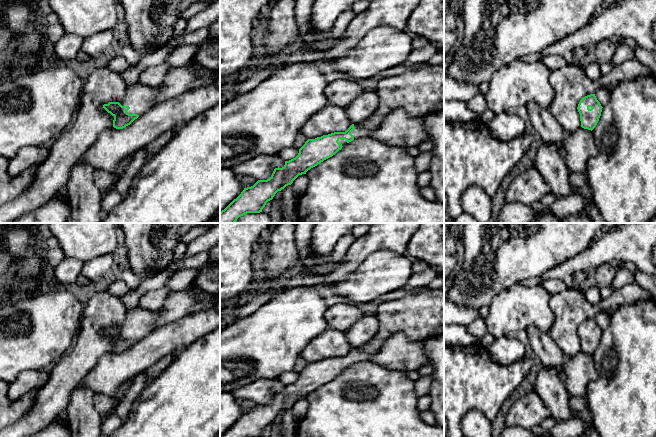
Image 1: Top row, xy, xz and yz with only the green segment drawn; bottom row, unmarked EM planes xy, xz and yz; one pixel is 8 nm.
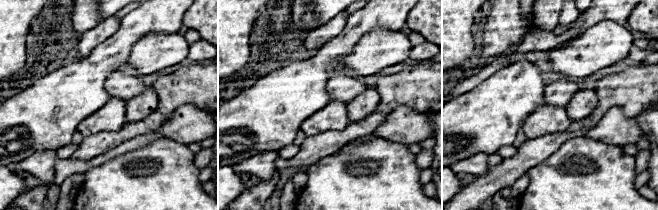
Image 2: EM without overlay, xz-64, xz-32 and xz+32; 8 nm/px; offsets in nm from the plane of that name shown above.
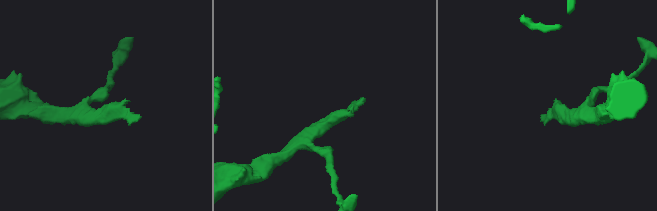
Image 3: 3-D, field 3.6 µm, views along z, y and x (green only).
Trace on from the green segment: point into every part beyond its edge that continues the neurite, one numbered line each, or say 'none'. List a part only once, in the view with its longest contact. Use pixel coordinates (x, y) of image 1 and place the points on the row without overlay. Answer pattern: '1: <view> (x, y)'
1: xy (140, 322)

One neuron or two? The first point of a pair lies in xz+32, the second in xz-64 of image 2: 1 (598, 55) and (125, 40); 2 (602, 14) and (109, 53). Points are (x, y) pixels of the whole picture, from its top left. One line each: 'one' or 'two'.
1: two
2: one

